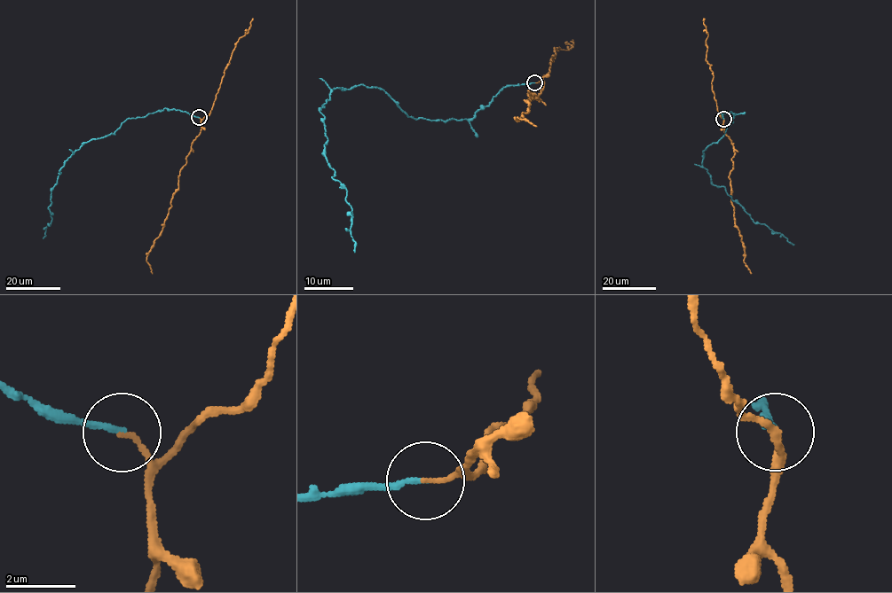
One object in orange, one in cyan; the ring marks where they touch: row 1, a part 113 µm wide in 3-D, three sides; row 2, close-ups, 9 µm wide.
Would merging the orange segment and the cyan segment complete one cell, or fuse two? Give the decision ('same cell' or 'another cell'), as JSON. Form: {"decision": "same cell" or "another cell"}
{"decision": "another cell"}

